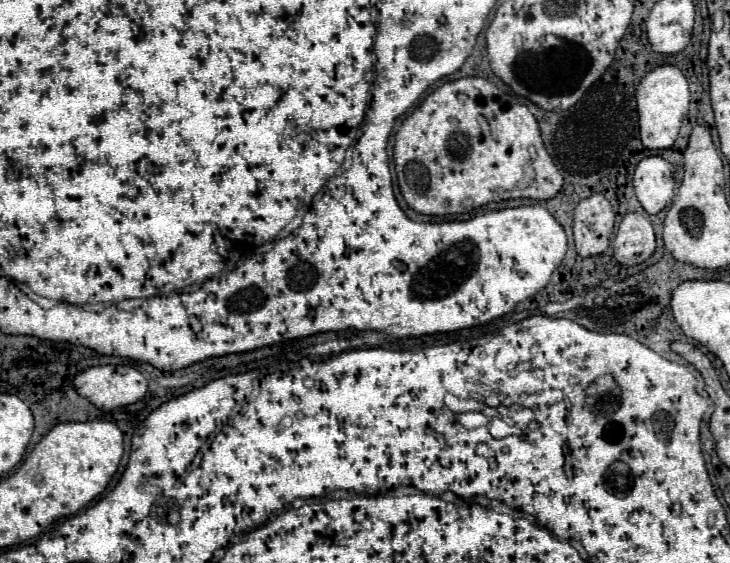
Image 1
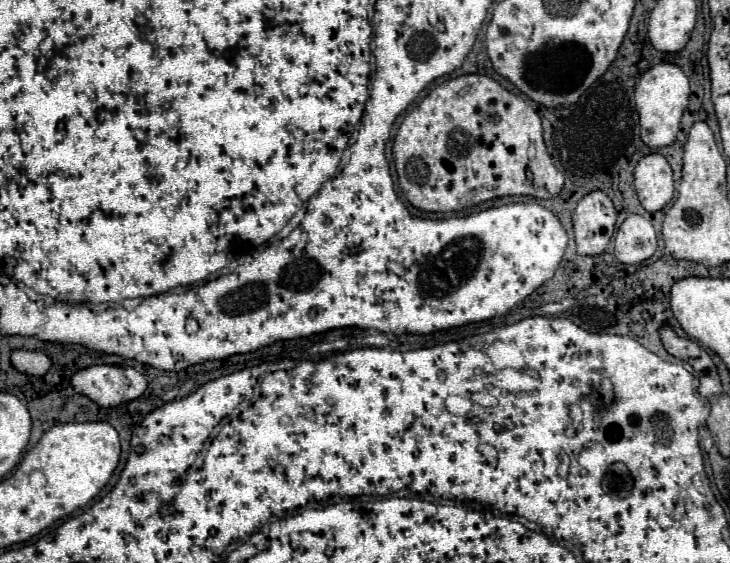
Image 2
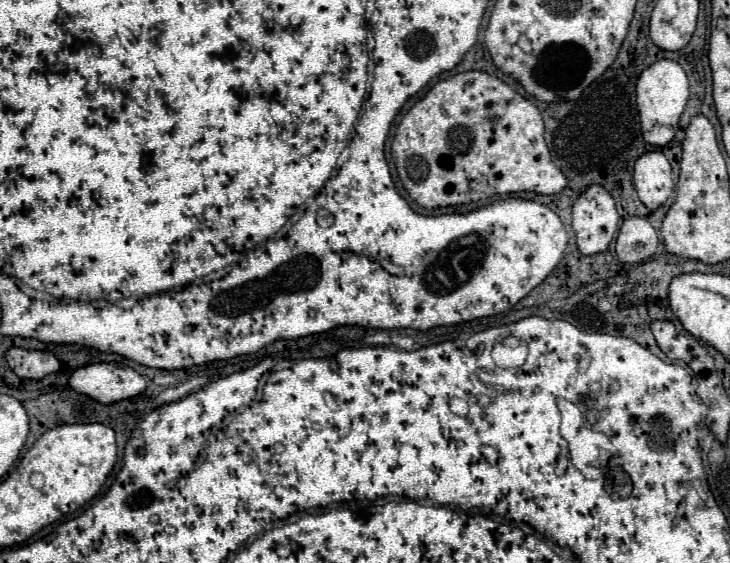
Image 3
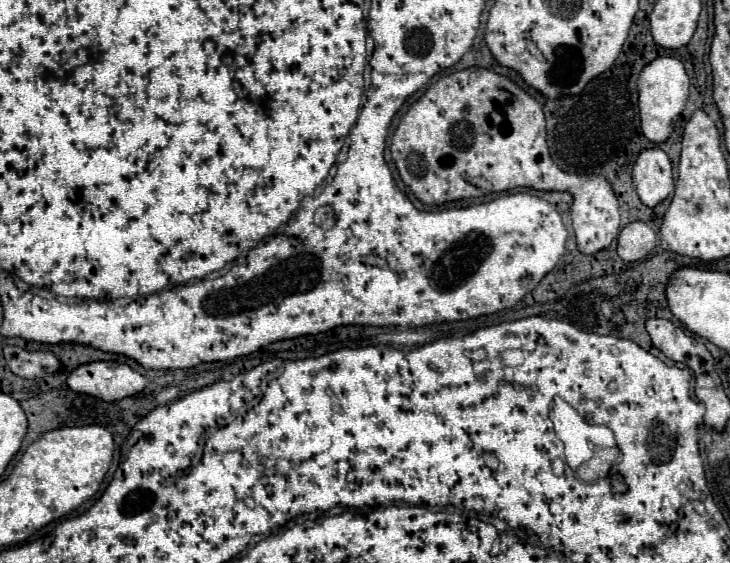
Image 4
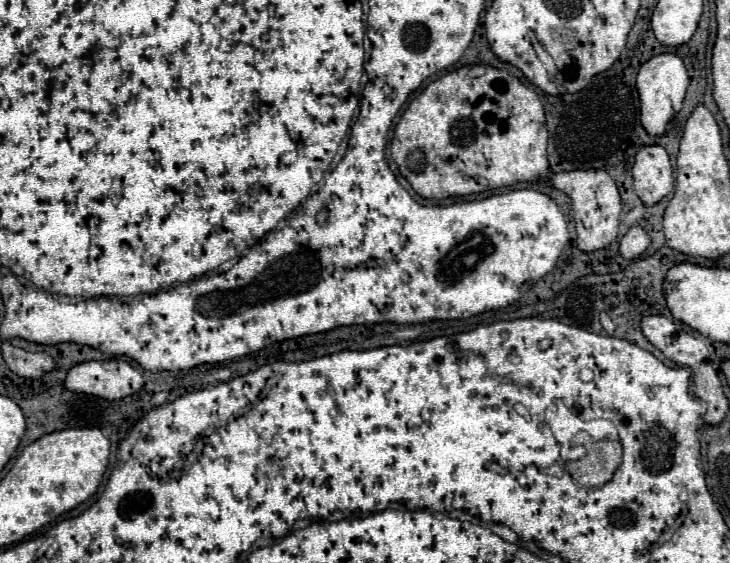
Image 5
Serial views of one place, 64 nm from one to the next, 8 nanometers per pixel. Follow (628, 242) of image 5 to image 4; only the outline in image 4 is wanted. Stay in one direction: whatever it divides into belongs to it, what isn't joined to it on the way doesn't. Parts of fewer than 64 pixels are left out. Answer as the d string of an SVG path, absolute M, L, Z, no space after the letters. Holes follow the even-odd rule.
M630 222L618 236L618 256L624 262L636 262L656 246L656 234L644 222Z

